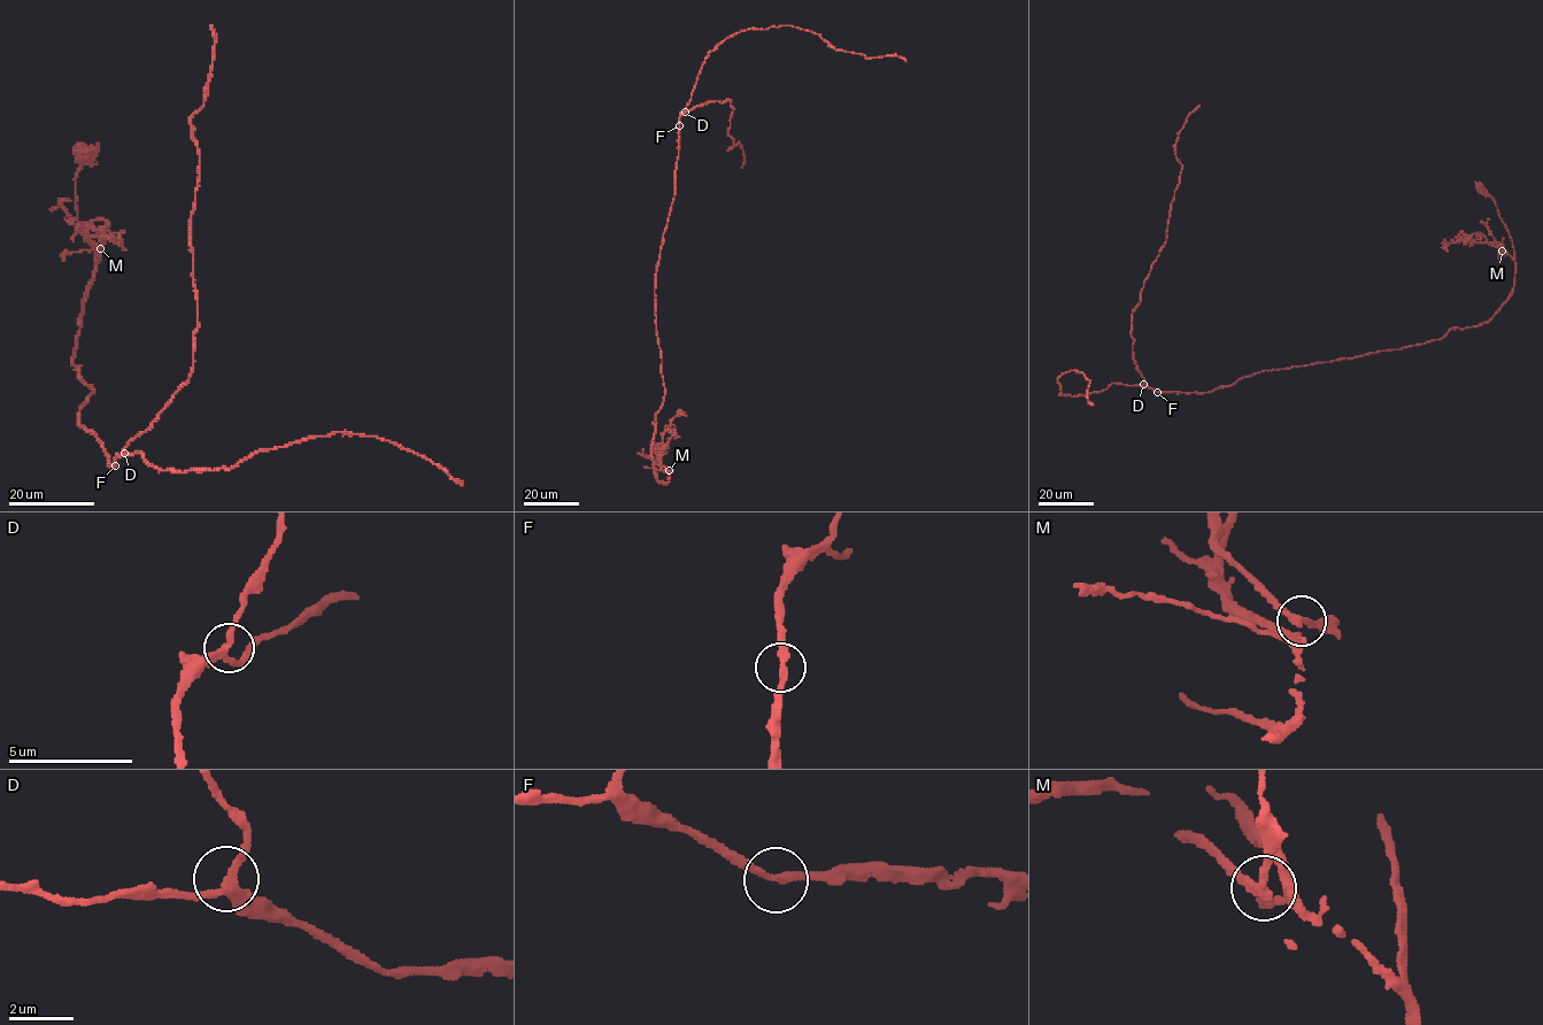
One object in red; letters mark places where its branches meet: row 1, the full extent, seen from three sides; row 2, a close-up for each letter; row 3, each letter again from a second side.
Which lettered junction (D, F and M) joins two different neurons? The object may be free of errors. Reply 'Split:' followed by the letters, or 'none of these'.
Split: M

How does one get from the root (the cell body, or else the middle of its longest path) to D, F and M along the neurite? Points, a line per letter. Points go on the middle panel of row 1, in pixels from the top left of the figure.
D: (657, 448), (655, 477), (666, 483), (657, 480), (652, 459), (656, 414), (664, 394), (656, 272), (685, 112)
F: (657, 448), (655, 477), (666, 483), (652, 459), (664, 394), (655, 288), (679, 125)
M: (657, 448), (655, 477), (666, 483), (669, 470)

